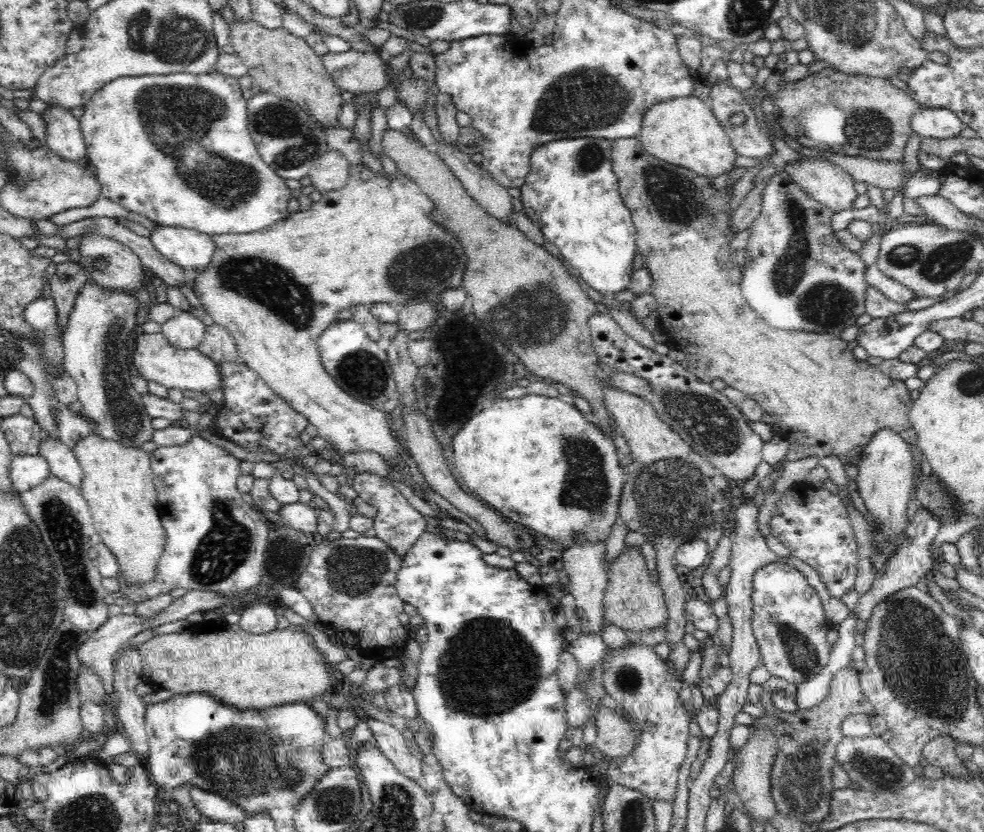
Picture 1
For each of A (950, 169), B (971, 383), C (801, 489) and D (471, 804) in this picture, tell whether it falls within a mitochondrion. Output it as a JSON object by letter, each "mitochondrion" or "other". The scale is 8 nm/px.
{"A":"other","B":"mitochondrion","C":"other","D":"other"}

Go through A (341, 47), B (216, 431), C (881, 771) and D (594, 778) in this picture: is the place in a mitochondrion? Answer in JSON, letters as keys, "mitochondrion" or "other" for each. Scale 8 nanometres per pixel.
{"A":"other","B":"other","C":"mitochondrion","D":"other"}

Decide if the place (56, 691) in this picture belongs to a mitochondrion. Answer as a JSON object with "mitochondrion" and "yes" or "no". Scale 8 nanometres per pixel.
{"mitochondrion":"yes"}

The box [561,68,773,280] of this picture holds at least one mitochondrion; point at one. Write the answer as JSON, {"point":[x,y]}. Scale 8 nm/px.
{"point":[676,199]}

